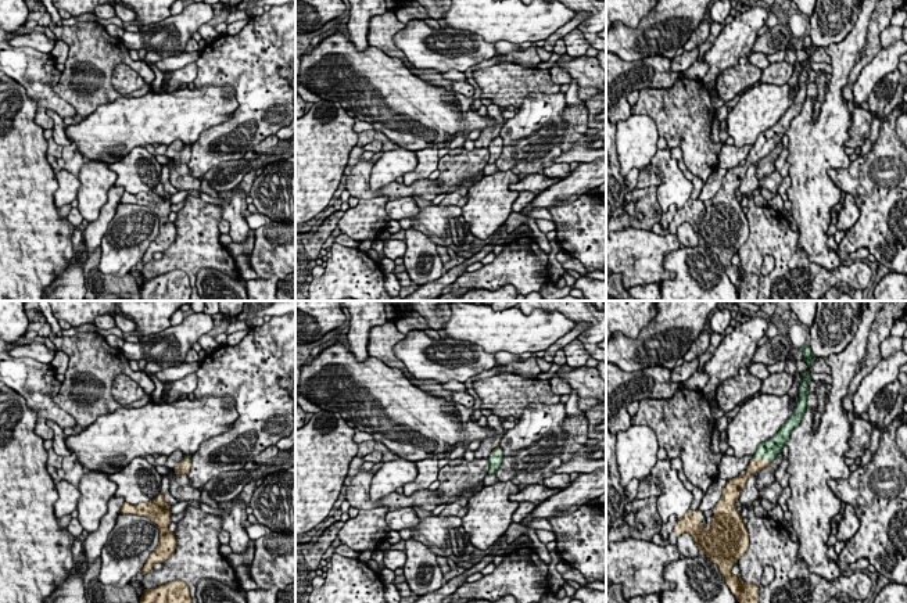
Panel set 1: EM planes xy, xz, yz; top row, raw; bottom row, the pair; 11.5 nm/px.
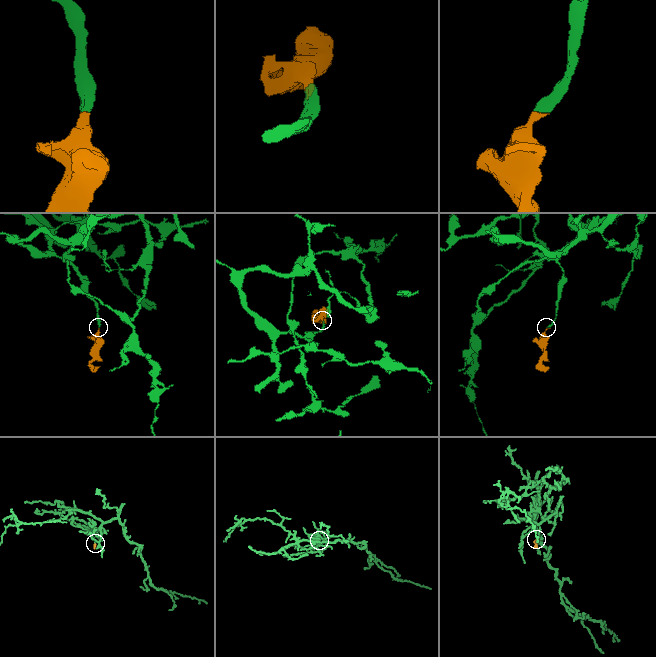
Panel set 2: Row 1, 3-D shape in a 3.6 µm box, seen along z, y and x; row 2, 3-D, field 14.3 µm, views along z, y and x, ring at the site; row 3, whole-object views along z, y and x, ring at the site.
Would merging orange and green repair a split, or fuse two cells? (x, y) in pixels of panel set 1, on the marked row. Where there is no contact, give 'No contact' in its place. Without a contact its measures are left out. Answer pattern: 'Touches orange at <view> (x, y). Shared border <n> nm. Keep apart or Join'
Touches orange at yz (762, 459). Shared border 220 nm. Join

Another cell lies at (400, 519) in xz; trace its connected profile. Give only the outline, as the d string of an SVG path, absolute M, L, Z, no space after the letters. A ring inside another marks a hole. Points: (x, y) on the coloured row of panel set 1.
M413 507L395 509L387 513L386 523L392 531L412 528L419 523L417 513Z

